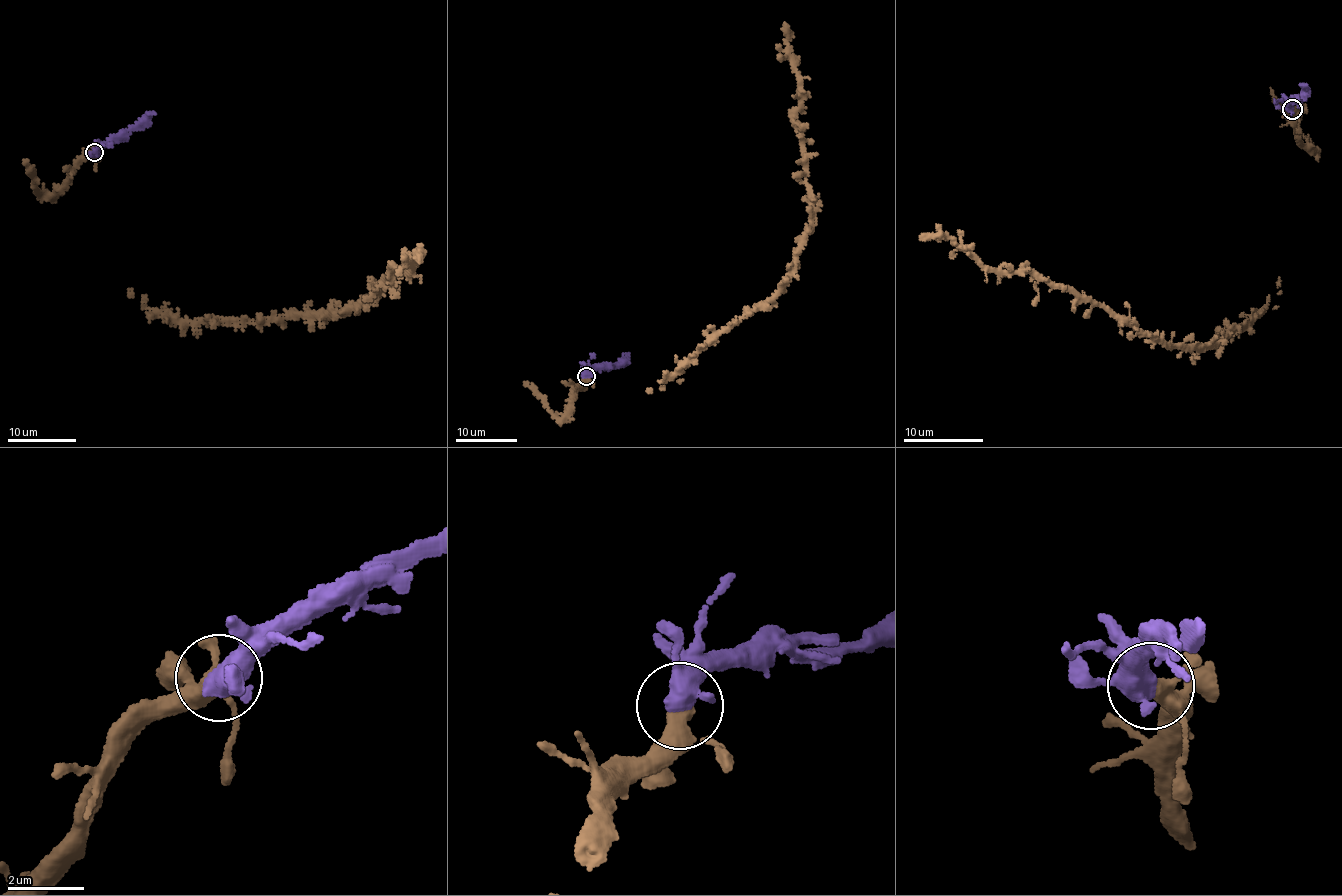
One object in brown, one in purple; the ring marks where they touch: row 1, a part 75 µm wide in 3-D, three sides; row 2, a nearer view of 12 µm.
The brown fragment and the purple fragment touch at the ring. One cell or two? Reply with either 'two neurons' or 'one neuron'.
one neuron

